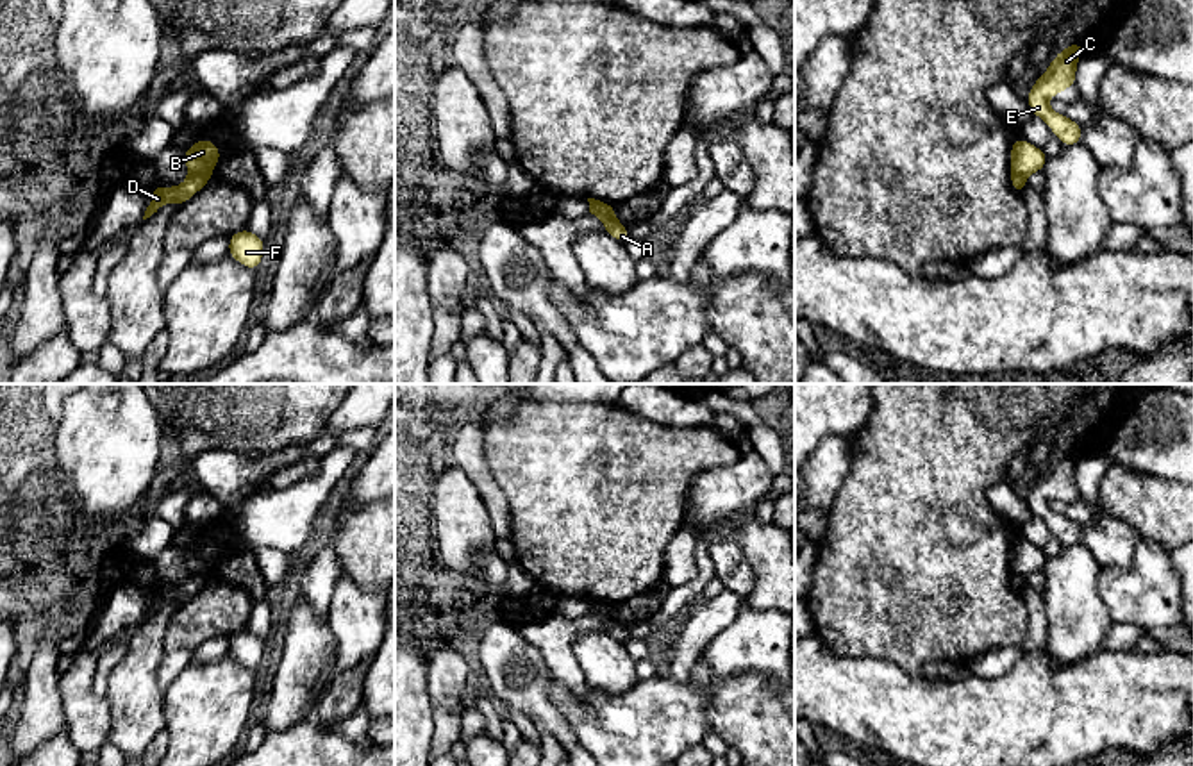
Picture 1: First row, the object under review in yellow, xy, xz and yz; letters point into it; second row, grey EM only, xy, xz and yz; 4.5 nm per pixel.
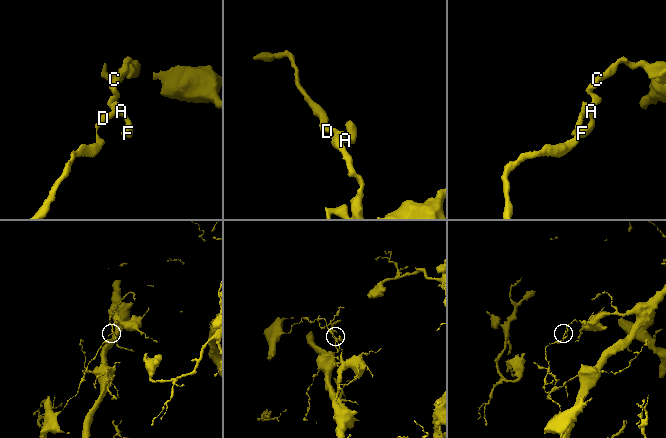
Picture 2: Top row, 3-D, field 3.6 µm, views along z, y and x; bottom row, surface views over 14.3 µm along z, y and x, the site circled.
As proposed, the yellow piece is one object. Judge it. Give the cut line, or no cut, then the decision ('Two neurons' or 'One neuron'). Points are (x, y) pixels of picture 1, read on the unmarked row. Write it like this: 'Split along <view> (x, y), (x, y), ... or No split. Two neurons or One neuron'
Split along xy (190, 572), (209, 574). Two neurons

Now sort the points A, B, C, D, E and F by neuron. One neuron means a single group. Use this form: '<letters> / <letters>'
A B C E F / D

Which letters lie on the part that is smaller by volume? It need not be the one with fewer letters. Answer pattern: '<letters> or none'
D

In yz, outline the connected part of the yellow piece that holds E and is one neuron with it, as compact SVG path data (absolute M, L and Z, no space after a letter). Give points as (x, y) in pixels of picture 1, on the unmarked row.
M1077 441L1061 450L1048 464L1048 470L1032 484L1032 489L1025 496L1032 514L1039 516L1050 527L1063 546L1080 543L1082 527L1064 514L1054 512L1048 505L1048 496L1061 495L1064 487L1075 486L1075 471L1082 450L1082 441Z

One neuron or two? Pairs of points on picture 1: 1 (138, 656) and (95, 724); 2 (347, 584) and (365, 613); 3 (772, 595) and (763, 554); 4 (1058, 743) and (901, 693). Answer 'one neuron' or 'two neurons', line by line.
1: two neurons
2: one neuron
3: one neuron
4: one neuron

